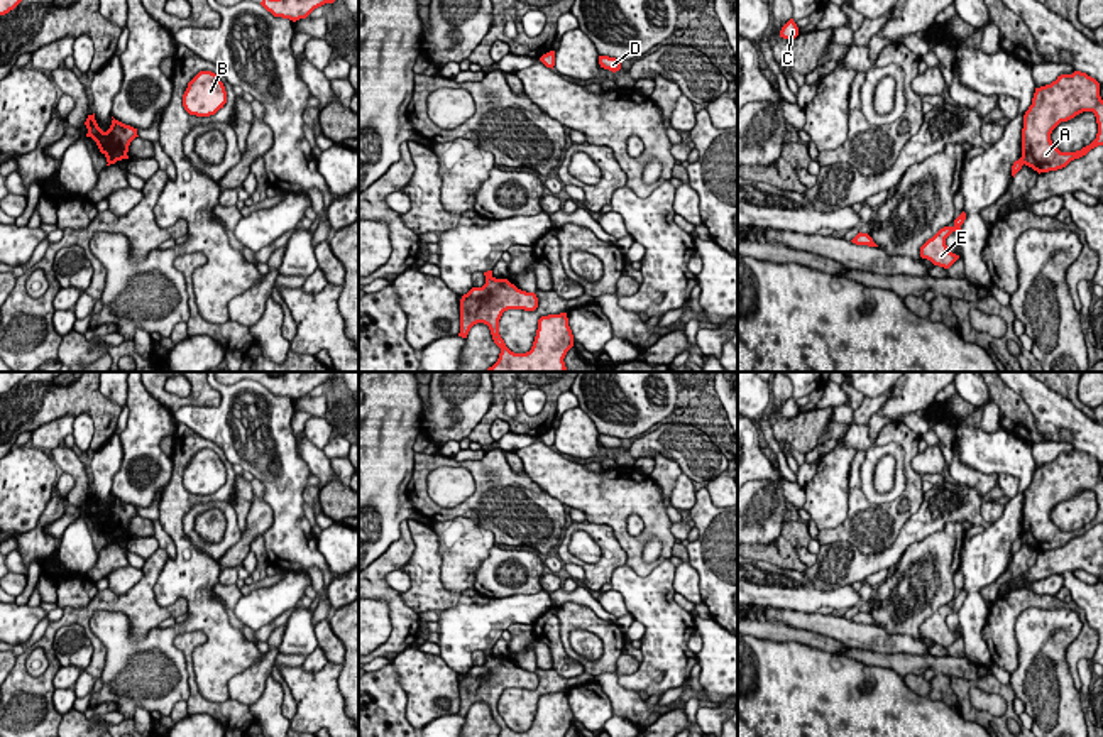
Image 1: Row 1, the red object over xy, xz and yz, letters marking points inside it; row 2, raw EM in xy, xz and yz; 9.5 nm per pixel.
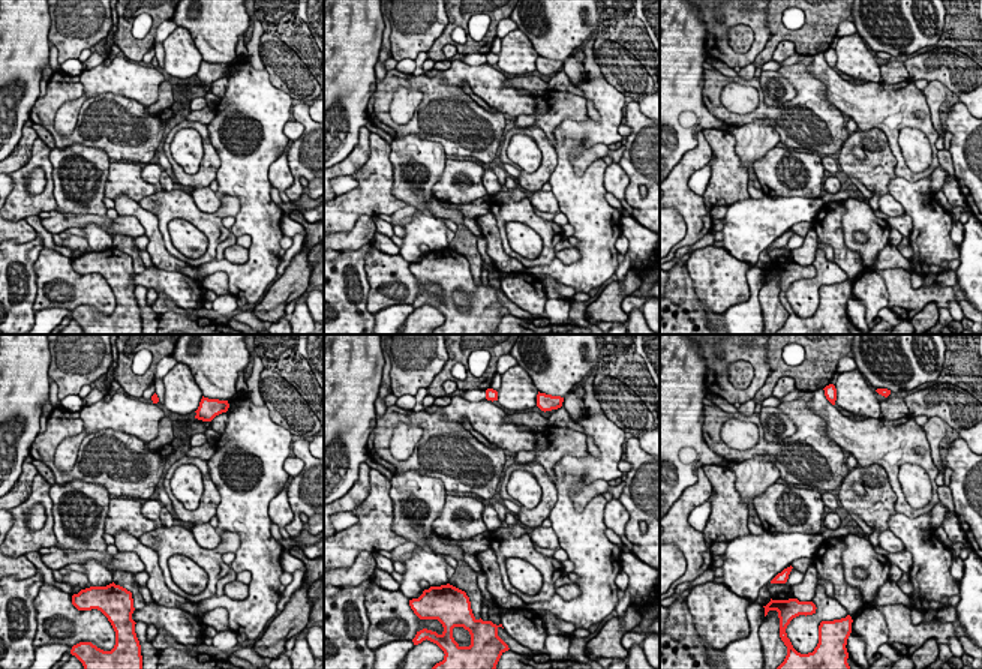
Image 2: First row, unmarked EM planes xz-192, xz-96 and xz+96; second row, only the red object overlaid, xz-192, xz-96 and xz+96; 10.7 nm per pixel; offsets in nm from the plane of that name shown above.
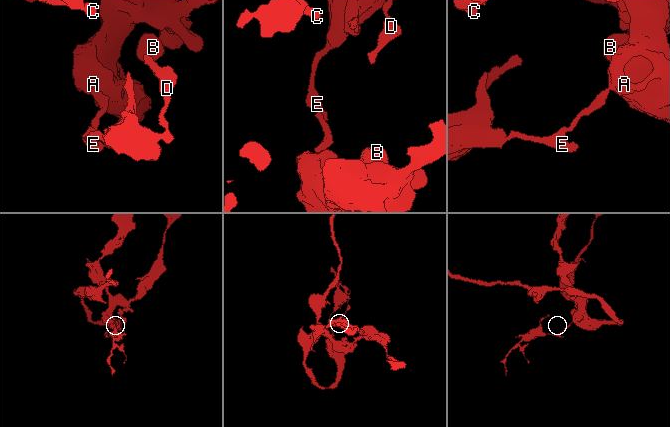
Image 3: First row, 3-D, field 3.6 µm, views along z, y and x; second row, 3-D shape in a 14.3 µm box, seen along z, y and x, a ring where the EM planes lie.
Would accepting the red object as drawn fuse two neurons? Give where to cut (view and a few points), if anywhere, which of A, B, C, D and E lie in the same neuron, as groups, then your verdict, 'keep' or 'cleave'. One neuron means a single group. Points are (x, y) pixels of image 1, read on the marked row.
cut xz (491, 274), (486, 278); groups A B C / D E; cleave

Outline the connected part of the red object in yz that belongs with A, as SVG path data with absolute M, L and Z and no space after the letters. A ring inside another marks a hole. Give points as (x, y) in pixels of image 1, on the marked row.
M1086 73L1061 74L1051 85L1035 88L1032 105L1023 115L1022 164L1049 172L1103 145L1103 100L1100 83ZM1083 112L1093 112L1098 123L1096 139L1076 152L1061 152L1051 140L1052 130Z

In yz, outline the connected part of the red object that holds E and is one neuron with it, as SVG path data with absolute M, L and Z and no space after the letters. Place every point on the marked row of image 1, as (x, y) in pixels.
M963 211L956 220L952 227L944 227L941 228L932 238L929 238L922 247L920 247L920 257L930 260L934 265L949 269L959 255L952 254L947 245L946 238L952 232L959 232L961 225L966 220L966 213Z

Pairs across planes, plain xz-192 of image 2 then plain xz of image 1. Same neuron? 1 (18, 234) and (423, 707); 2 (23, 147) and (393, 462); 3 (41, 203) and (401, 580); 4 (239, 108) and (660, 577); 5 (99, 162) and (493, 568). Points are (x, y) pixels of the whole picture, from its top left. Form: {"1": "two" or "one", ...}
{"1": "two", "2": "two", "3": "two", "4": "one", "5": "two"}

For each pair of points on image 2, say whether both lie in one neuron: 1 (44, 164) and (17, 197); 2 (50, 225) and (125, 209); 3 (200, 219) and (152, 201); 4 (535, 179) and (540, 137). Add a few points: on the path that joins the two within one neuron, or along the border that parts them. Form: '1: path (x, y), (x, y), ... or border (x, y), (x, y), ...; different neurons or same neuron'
1: path (33, 164), (20, 177), (20, 186); same neuron
2: border (119, 213), (134, 216), (146, 234); different neurons
3: path (188, 210), (179, 204), (164, 204); same neuron
4: path (546, 168), (546, 147); same neuron

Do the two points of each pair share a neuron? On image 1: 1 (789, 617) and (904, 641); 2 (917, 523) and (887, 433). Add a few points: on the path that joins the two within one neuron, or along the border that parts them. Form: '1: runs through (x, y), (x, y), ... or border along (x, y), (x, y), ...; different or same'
1: runs through (817, 622), (875, 639); same
2: border along (924, 494), (919, 509), (890, 545); different

